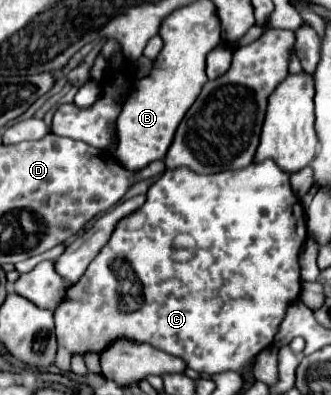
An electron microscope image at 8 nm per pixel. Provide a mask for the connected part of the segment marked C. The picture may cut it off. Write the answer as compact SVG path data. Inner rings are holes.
M265 159L263 163L251 163L243 169L231 169L231 171L221 171L221 173L213 173L213 175L199 175L195 171L191 171L189 167L175 167L175 169L167 169L147 191L147 201L145 205L127 215L127 219L119 221L119 225L115 227L107 247L103 247L103 251L91 261L91 265L87 267L83 279L69 287L67 299L57 307L55 311L55 333L57 333L57 341L61 345L65 345L71 353L85 353L85 351L97 351L101 353L113 339L117 337L131 337L135 341L145 341L151 343L157 349L167 351L169 355L177 355L181 357L187 367L195 369L197 373L223 373L223 371L243 371L243 367L247 365L247 359L255 359L255 355L259 351L263 351L265 347L271 345L271 339L279 327L279 319L283 319L283 307L287 307L287 303L291 303L291 299L297 299L299 291L301 291L301 283L299 283L299 253L303 243L307 241L307 223L305 223L305 209L301 205L301 201L295 197L295 193L291 191L289 185L289 175L277 167L277 163L273 159ZM179 233L189 233L195 241L197 241L197 255L191 261L185 263L177 263L171 257L171 241L175 235ZM119 265L129 271L133 275L131 281L119 279Z

